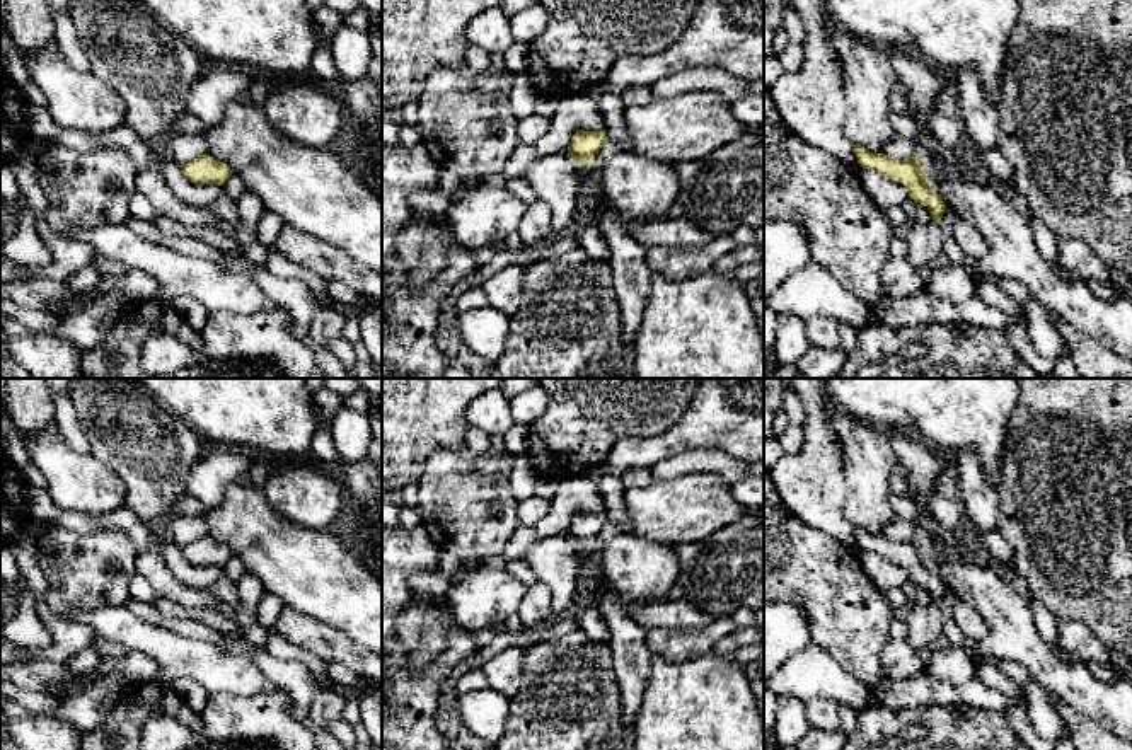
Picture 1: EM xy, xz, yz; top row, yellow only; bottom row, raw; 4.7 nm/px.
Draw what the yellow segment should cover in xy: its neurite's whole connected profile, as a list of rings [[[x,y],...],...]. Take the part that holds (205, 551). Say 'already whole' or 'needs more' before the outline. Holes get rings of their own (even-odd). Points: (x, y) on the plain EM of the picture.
already whole; [[[201,537],[182,547],[184,557],[194,566],[218,566],[223,568],[232,557],[227,545],[215,542],[210,537]]]

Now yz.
already whole; [[[854,527],[854,535],[863,551],[875,552],[887,561],[904,566],[909,580],[926,588],[933,603],[941,603],[946,586],[927,564],[922,542],[917,537],[898,542],[883,535],[873,535],[861,527]]]

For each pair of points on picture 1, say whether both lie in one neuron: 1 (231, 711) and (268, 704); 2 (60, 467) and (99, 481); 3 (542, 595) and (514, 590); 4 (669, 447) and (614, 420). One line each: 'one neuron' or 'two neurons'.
1: one neuron
2: one neuron
3: two neurons
4: two neurons

